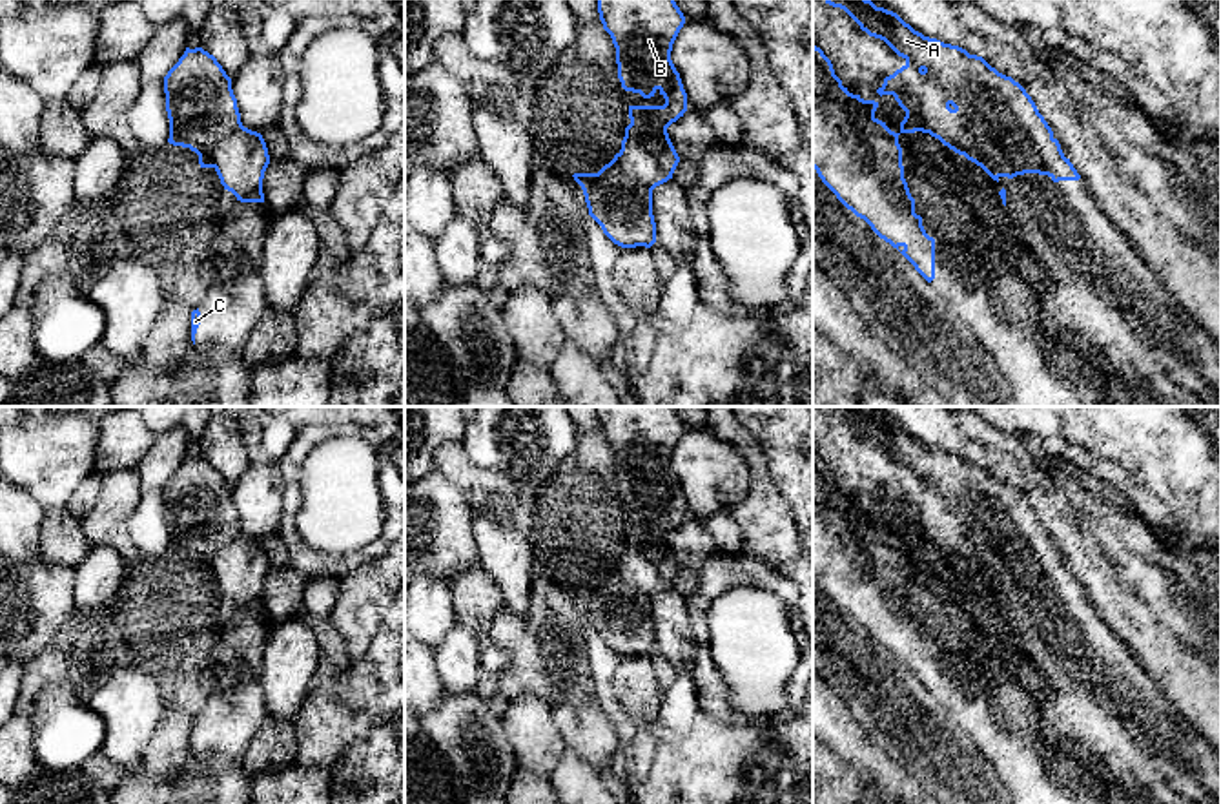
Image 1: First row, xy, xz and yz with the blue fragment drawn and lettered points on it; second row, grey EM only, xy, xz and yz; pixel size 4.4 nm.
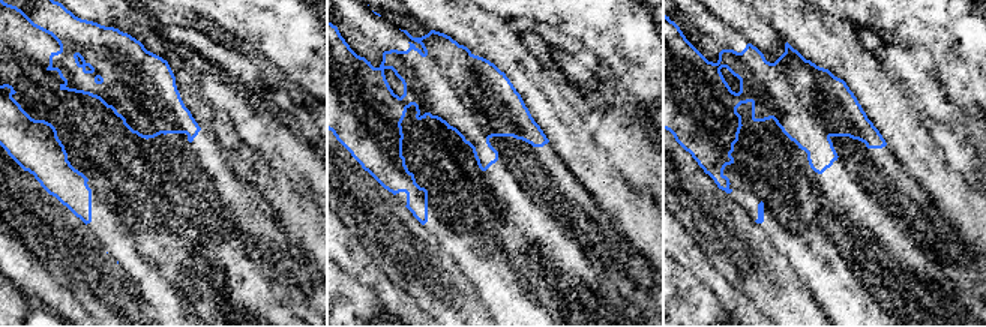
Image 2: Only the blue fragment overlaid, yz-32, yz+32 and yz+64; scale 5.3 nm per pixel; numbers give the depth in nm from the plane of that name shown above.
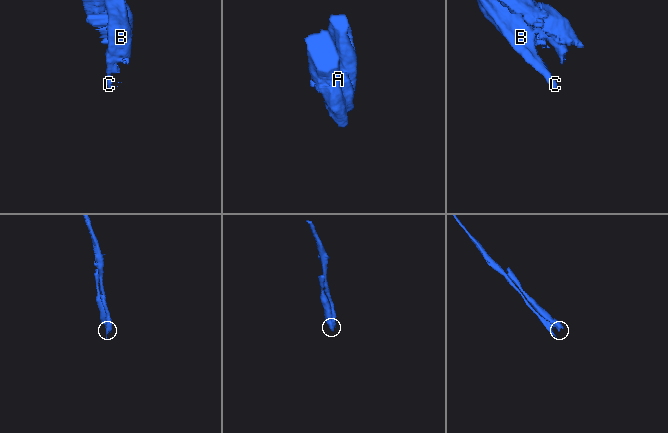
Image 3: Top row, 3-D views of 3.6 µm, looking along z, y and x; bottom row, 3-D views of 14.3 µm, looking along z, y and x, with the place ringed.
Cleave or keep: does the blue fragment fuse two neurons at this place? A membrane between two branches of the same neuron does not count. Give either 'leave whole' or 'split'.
split

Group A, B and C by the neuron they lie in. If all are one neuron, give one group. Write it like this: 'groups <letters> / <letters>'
groups A / B C

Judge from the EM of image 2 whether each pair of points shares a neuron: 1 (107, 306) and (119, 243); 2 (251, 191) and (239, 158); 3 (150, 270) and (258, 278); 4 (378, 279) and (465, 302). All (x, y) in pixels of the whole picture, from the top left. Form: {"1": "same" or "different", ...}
{"1": "different", "2": "different", "3": "different", "4": "different"}

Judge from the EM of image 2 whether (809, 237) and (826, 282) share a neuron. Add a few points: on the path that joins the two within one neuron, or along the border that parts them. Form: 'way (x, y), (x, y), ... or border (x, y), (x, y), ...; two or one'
way (809, 248), (809, 254), (824, 272); one

